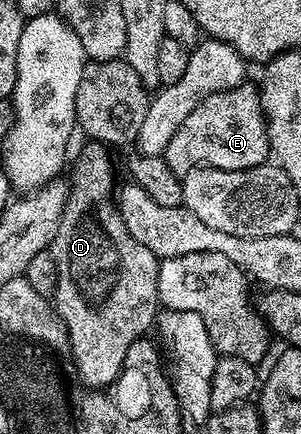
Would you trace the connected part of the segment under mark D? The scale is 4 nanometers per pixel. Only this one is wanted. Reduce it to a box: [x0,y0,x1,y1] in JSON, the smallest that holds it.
[49,142,161,390]

